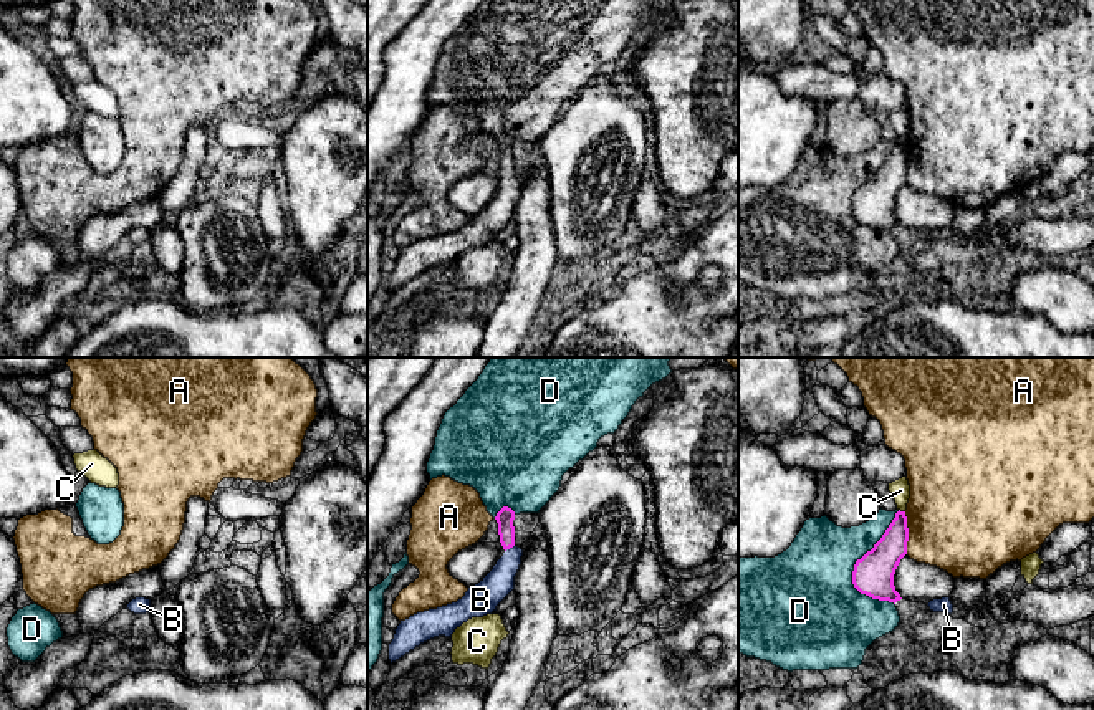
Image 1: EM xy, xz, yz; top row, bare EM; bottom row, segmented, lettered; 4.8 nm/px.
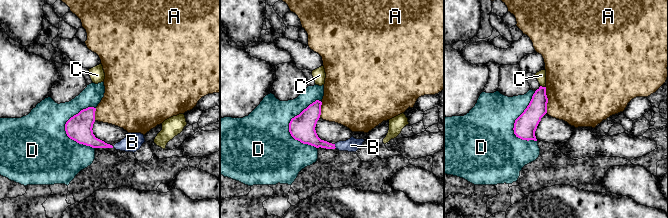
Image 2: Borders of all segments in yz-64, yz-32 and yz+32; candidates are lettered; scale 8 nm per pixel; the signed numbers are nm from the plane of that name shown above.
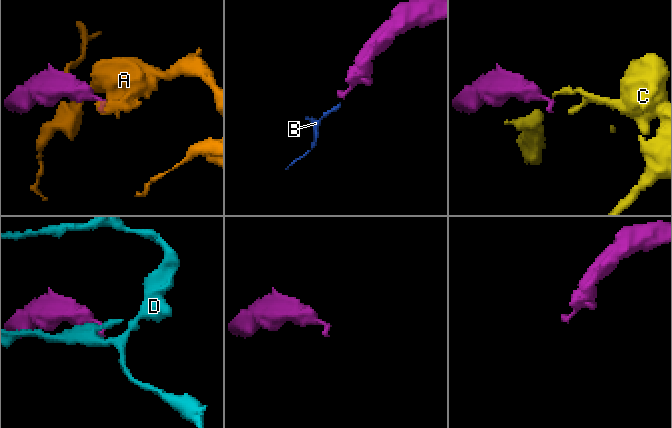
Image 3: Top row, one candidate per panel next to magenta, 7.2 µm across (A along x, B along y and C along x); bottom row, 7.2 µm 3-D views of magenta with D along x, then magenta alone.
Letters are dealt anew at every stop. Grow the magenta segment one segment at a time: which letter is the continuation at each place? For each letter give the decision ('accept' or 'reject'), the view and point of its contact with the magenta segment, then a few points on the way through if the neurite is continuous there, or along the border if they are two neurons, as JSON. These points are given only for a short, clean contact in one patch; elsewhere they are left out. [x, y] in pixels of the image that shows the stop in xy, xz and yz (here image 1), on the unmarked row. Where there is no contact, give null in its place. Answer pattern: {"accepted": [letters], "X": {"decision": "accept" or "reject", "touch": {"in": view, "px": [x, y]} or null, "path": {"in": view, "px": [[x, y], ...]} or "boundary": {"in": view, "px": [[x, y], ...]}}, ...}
{"accepted": ["B"], "A": {"decision": "reject", "touch": {"in": "yz", "px": [907, 163]}}, "B": {"decision": "accept", "touch": {"in": "xz", "px": [508, 177]}, "path": {"in": "xz", "px": [[505, 146], [508, 177], [508, 194], [499, 212]]}}, "C": {"decision": "reject", "touch": {"in": "yz", "px": [902, 141]}, "boundary": {"in": "yz", "px": [[899, 138], [904, 141]]}}, "D": {"decision": "reject", "touch": {"in": "yz", "px": [854, 197]}}}

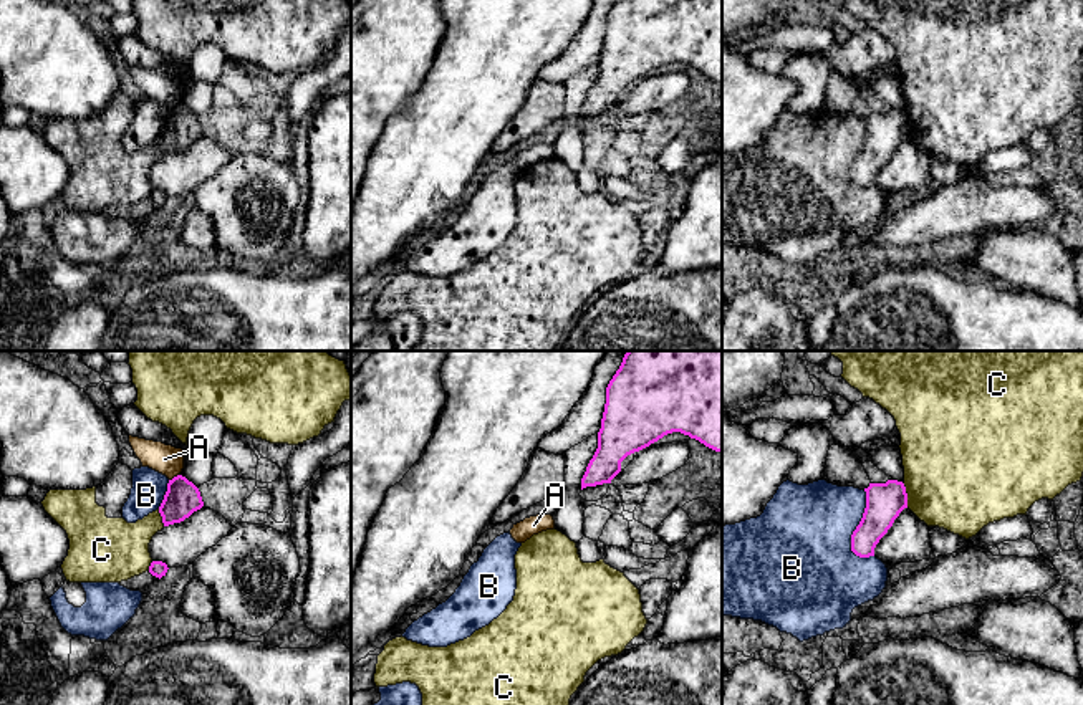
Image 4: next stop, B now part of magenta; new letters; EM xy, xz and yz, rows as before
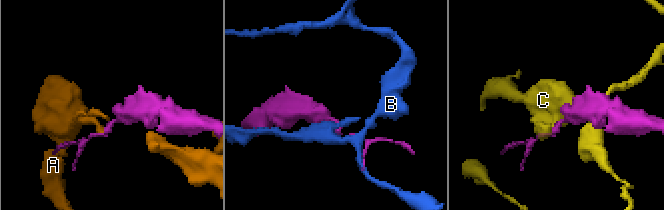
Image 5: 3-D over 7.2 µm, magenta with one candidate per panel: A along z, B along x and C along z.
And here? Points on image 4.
{"accepted": [], "A": {"decision": "reject", "touch": {"in": "xy", "px": [174, 106]}, "boundary": {"in": "xy", "px": [[179, 103], [169, 110]]}}, "B": {"decision": "reject", "touch": {"in": "yz", "px": [858, 154]}}, "C": {"decision": "reject", "touch": {"in": "yz", "px": [906, 124]}}}

